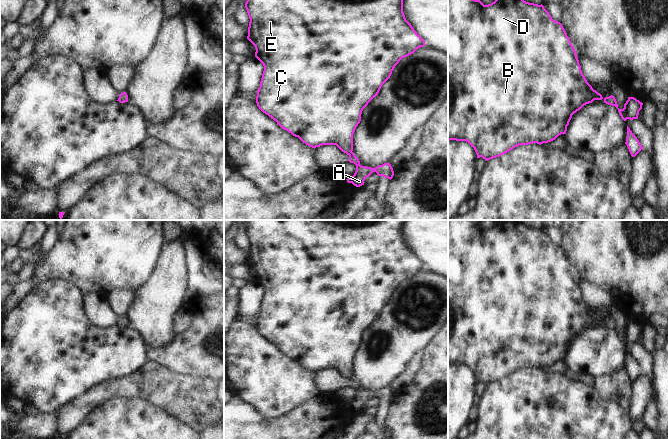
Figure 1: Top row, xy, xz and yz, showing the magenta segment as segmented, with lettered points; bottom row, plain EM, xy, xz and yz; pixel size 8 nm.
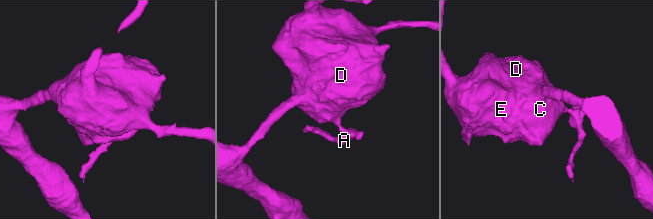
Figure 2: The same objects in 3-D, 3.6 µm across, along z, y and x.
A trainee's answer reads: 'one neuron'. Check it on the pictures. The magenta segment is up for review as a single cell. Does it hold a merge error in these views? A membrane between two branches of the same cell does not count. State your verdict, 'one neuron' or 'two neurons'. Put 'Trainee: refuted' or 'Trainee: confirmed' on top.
Trainee: refuted
two neurons

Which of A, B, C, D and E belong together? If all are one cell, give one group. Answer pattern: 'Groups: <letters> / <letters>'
Groups: A / B C D E.

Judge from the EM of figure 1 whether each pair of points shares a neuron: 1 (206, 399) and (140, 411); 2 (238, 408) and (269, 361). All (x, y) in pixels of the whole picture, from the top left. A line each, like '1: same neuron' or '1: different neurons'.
1: different neurons
2: different neurons

